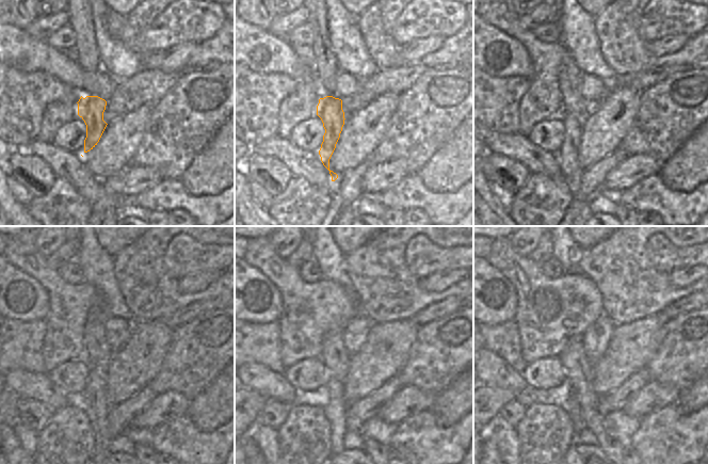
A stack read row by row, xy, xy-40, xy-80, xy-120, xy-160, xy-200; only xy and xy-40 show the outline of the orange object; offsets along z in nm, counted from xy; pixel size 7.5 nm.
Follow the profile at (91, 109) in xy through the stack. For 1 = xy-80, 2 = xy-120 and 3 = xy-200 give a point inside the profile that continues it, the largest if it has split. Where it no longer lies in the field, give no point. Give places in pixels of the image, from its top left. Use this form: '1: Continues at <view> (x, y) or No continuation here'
1: Continues at xy-80 (567, 157)
2: Continues at xy-120 (96, 406)
3: Continues at xy-200 (572, 408)

